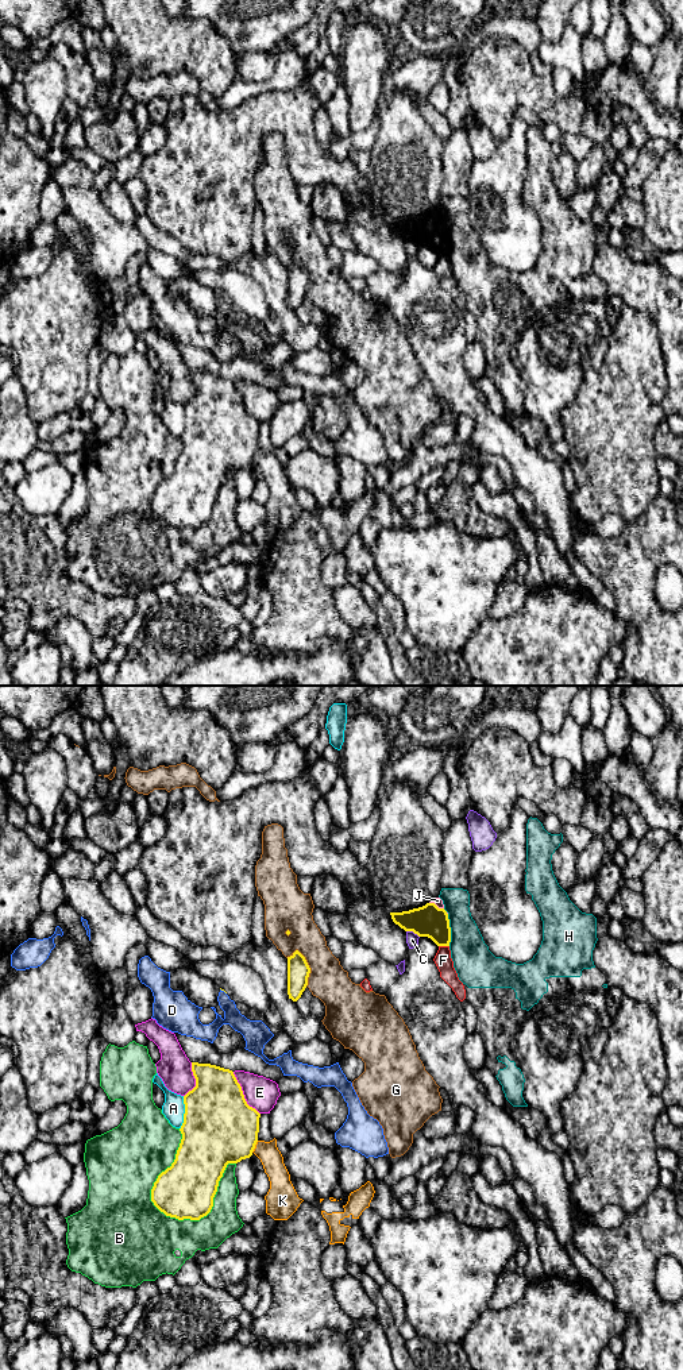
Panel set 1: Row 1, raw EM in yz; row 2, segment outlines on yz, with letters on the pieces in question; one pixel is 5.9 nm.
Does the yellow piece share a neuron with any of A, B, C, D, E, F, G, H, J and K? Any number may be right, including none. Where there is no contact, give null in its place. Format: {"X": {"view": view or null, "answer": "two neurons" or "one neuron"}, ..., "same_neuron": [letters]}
{"A": {"view": "yz", "answer": "two neurons"}, "B": {"view": "yz", "answer": "two neurons"}, "C": {"view": "yz", "answer": "two neurons"}, "D": {"view": "yz", "answer": "two neurons"}, "E": {"view": "yz", "answer": "two neurons"}, "F": {"view": "yz", "answer": "two neurons"}, "G": {"view": "yz", "answer": "two neurons"}, "H": {"view": "yz", "answer": "two neurons"}, "J": {"view": "yz", "answer": "one neuron"}, "K": {"view": "yz", "answer": "two neurons"}, "same_neuron": ["J"]}

